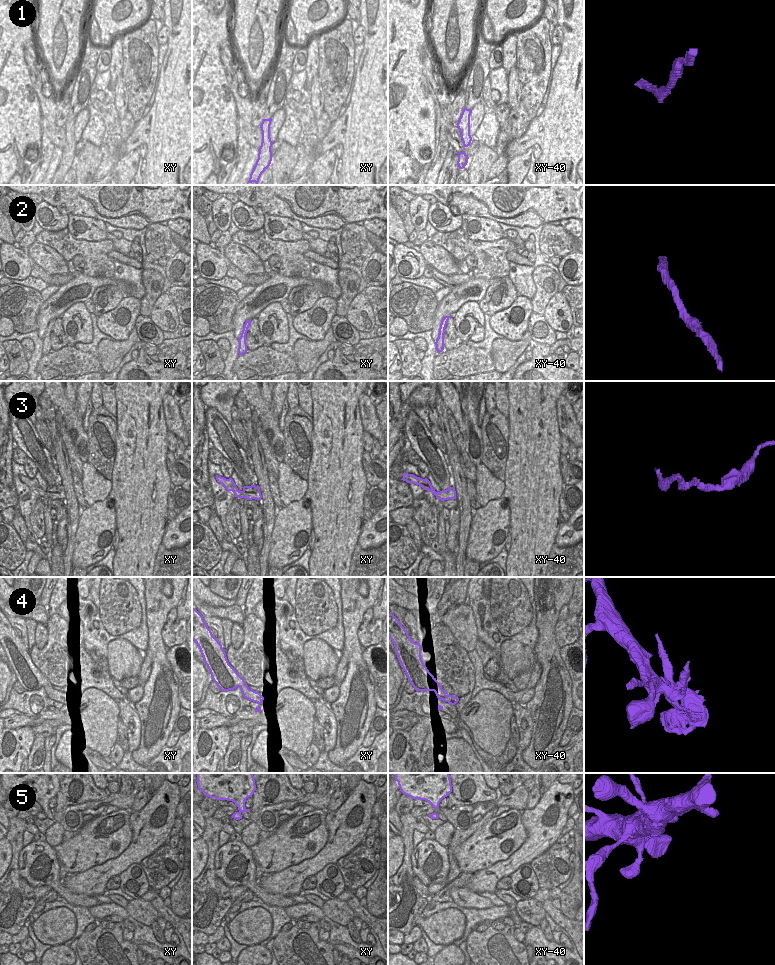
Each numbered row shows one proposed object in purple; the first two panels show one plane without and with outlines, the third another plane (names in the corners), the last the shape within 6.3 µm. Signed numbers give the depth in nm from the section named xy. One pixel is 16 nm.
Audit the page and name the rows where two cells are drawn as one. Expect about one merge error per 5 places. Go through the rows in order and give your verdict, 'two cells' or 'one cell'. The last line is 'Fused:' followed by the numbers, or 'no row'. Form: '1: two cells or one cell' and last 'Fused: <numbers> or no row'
1: one cell
2: one cell
3: one cell
4: two cells
5: one cell
Fused: 4

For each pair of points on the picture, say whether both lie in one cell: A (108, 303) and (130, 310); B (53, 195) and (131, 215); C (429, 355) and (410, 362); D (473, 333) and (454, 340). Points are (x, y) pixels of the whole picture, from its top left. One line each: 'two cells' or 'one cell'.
A: two cells
B: one cell
C: two cells
D: two cells

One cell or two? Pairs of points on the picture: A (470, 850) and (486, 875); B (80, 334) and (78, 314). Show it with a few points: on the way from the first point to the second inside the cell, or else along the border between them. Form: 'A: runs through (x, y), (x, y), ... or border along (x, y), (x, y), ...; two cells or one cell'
A: border along (505, 860), (499, 860), (488, 867), (472, 873); two cells
B: runs through (78, 329), (78, 319); one cell

